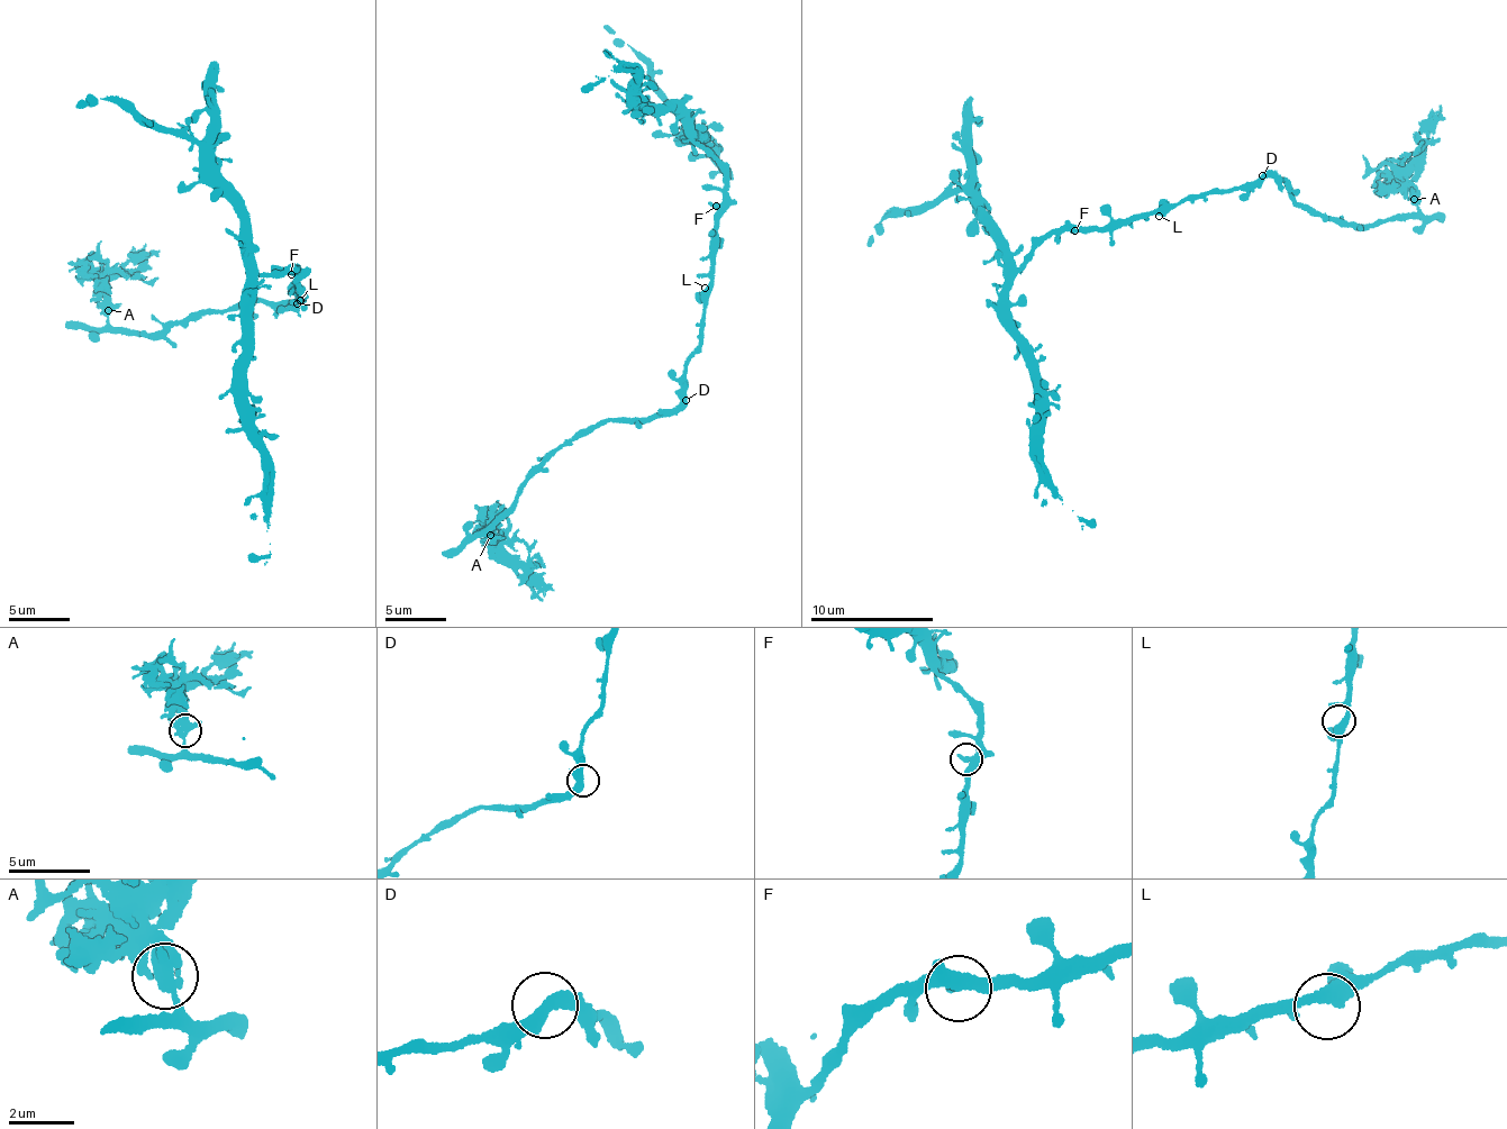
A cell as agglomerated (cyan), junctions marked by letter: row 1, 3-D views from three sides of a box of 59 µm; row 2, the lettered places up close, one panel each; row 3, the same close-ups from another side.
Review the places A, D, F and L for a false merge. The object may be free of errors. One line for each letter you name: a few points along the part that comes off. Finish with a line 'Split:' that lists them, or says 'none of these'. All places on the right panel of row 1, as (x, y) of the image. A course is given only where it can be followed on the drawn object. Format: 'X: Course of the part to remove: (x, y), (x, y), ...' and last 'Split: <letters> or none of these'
A: Course of the part to remove: (1414, 199), (1416, 165), (1428, 139), (1425, 126), (1431, 108)
Split: A

